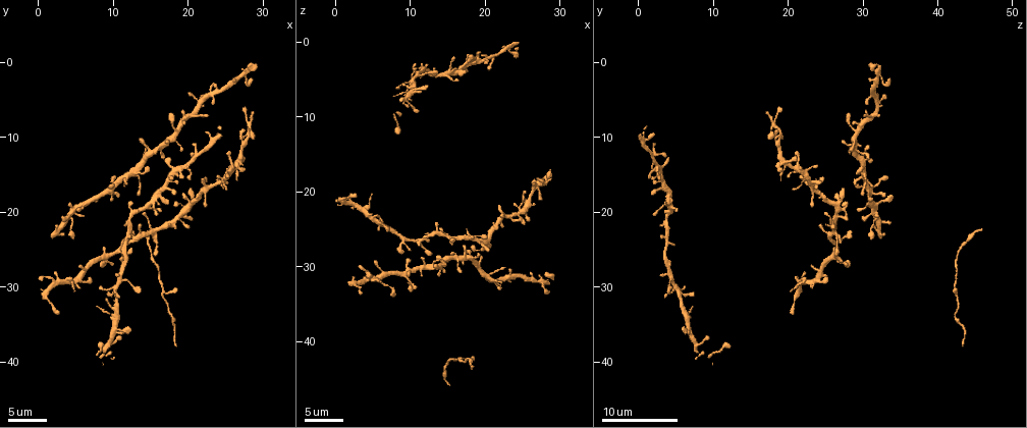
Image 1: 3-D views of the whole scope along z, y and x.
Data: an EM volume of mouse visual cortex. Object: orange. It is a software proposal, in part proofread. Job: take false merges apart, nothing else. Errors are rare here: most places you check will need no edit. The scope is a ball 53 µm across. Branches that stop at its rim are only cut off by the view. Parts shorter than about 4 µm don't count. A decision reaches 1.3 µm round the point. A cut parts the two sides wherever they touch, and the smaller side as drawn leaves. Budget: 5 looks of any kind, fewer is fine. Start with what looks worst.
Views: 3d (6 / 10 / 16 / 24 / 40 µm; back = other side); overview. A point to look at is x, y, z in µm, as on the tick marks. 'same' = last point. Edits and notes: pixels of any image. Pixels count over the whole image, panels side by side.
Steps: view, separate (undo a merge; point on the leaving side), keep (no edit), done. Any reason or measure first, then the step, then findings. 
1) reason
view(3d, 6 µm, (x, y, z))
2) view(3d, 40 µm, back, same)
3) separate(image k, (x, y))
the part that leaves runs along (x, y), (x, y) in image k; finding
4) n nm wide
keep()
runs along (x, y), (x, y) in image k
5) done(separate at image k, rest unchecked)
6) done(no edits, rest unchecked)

three-way junction
view(3d, 6 µm, (4.0, 29.0, 22.0))

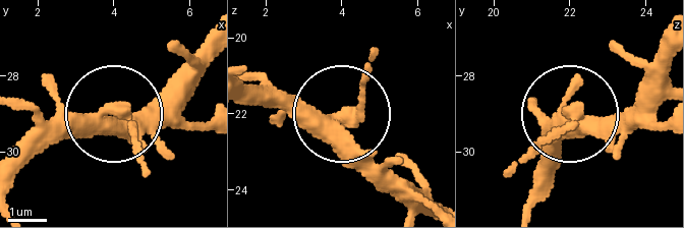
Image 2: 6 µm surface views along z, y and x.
340 nm wide
keep()
runs along (391, 179), (342, 117), (247, 105) in image 2; continuous, no second neuron

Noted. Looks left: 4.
looks like a crossing
view(3d, 10 µm, (9.0, 17.0, 31.5))

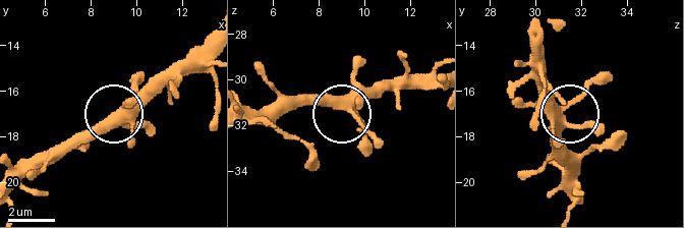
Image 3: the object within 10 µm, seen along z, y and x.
5 arms
keep()
continuous, no second neuron

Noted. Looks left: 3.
three-way junction
view(3d, 16 µm, (12.5, 14.5, 29.5))

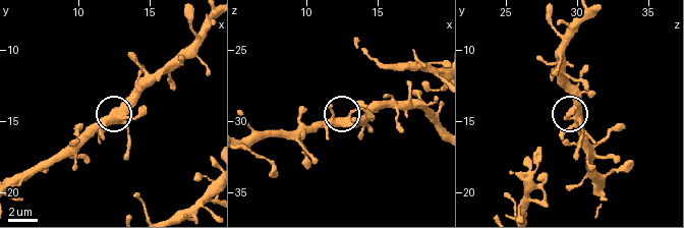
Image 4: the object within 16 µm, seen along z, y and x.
view(3d, 6 µm, (12.4, 14.6, 30.0))

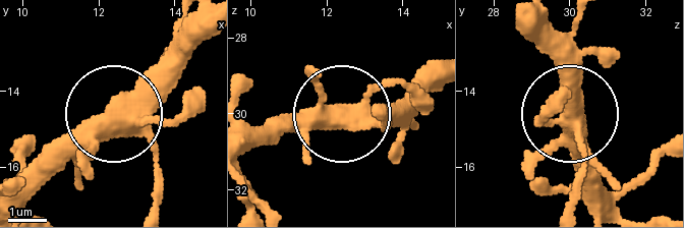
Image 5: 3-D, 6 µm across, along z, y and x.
3 arms
keep()
all the same neuron

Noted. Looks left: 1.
done(no edits, rest unchecked)

